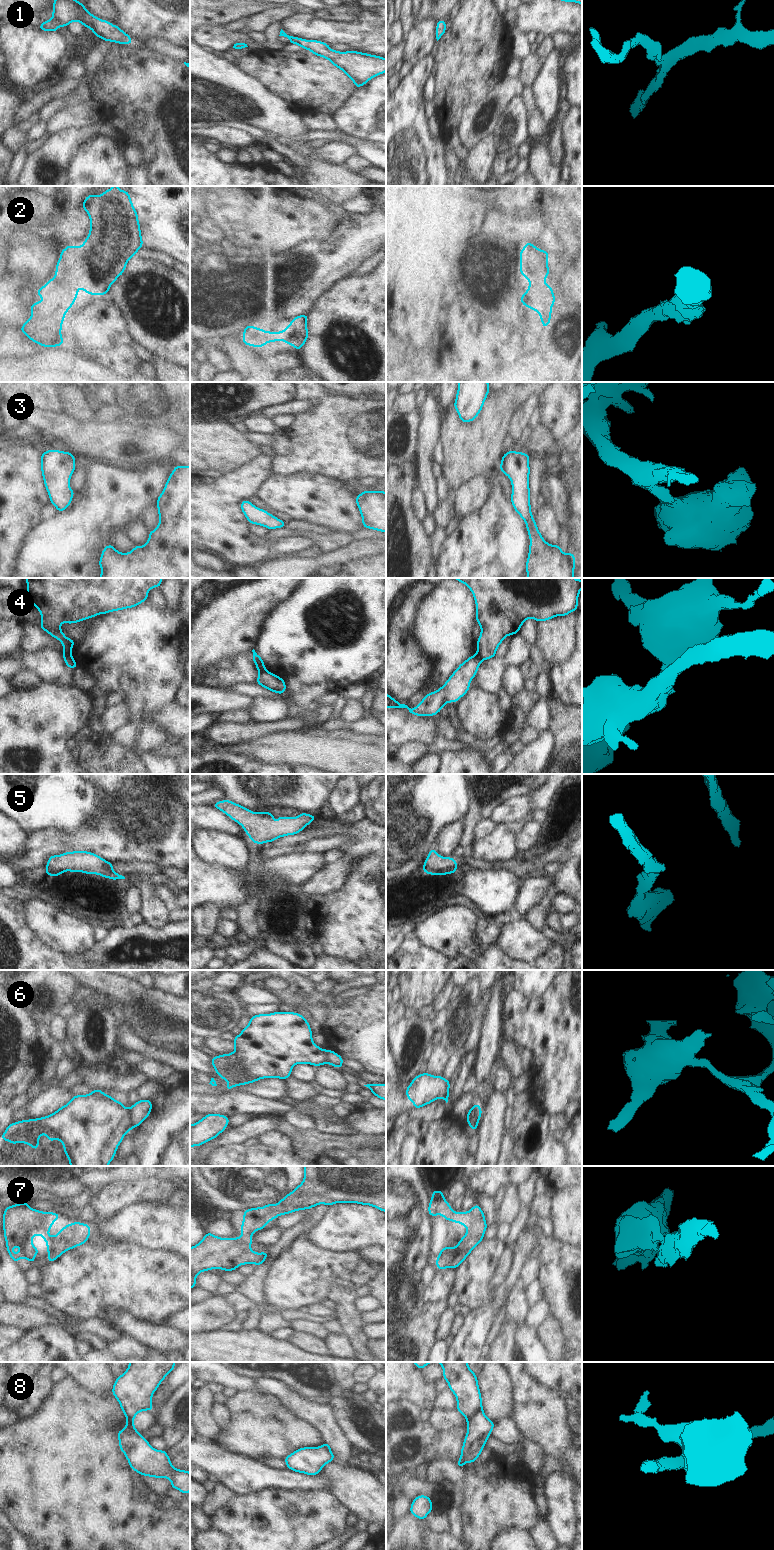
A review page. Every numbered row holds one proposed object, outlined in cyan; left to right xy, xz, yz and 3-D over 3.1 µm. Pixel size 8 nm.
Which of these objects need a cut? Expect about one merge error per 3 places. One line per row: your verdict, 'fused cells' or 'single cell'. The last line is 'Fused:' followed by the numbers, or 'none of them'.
1: single cell
2: single cell
3: single cell
4: fused cells
5: single cell
6: fused cells
7: single cell
8: fused cells
Fused: 4, 6, 8

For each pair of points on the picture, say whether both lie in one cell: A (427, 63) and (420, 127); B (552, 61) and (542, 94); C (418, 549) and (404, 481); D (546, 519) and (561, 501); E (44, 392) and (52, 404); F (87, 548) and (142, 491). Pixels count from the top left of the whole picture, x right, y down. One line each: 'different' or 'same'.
A: same
B: same
C: same
D: different
E: same
F: same

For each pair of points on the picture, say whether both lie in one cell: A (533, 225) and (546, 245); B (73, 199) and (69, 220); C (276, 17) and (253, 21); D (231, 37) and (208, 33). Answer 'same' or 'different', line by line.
A: different
B: different
C: same
D: same

